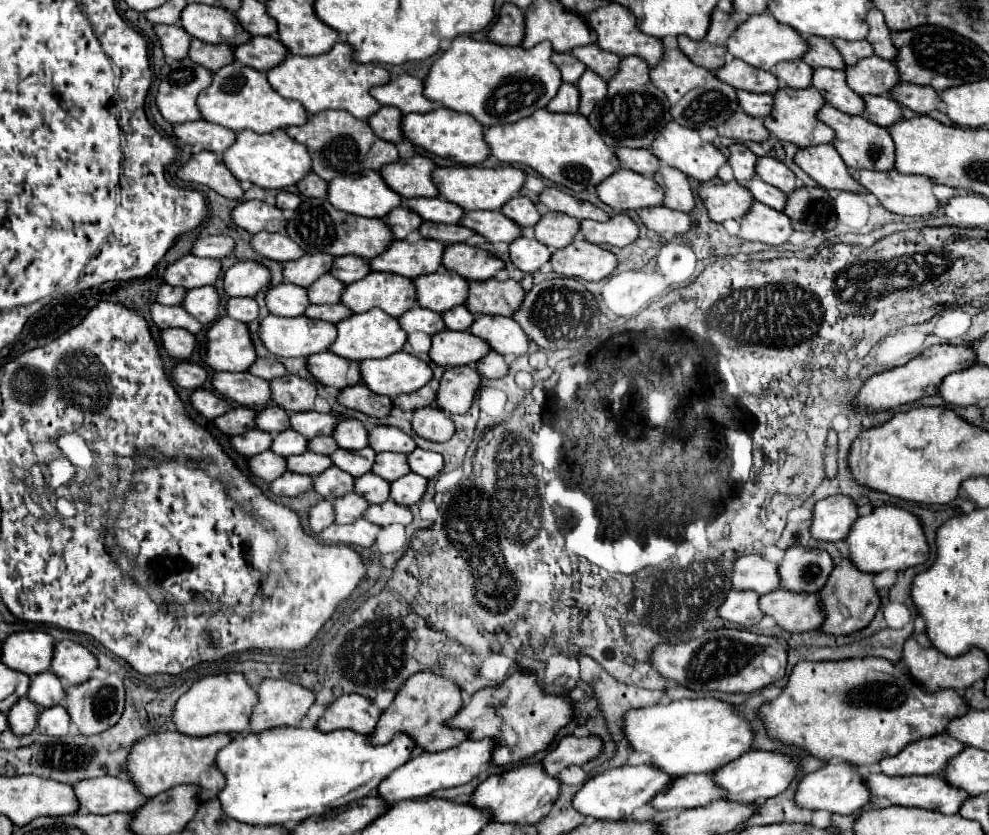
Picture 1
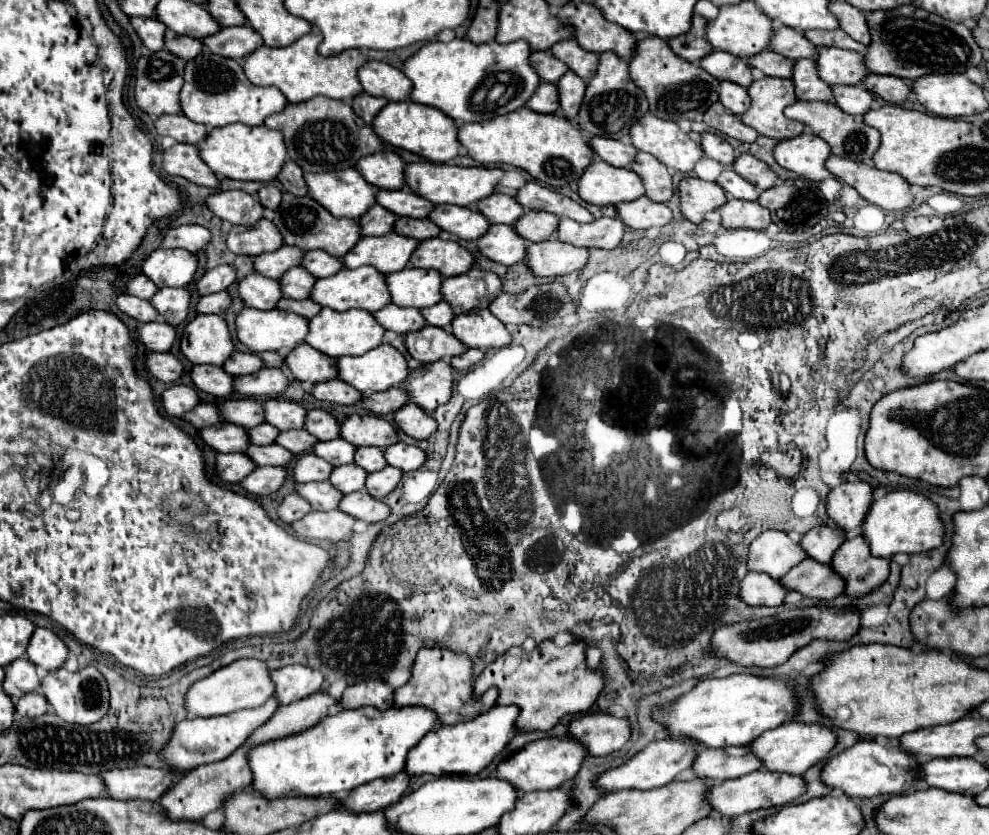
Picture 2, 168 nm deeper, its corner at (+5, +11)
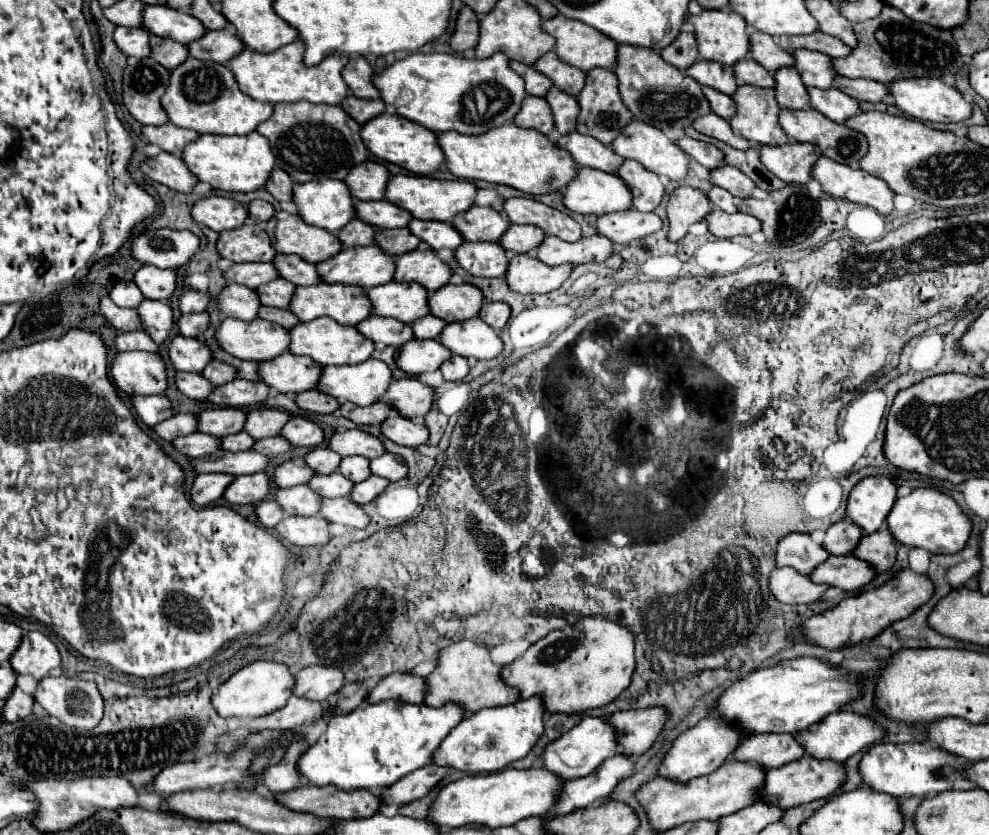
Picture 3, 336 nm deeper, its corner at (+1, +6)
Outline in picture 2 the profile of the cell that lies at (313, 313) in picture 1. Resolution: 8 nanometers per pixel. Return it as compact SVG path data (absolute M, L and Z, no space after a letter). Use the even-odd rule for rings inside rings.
M283 298L283 302L277 304L277 308L285 310L285 312L295 312L299 316L305 316L305 318L313 318L317 312L321 312L321 304L313 302L313 300L289 300L289 298Z

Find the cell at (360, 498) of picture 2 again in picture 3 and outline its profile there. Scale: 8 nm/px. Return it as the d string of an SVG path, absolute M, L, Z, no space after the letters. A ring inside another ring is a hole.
M349 497L321 499L319 515L329 523L341 523L355 529L363 529L369 523L369 515L361 509L361 505L355 505Z

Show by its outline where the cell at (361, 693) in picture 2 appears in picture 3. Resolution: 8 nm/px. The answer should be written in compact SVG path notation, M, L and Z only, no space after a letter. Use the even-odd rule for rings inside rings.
M393 673L379 681L379 685L369 693L367 703L379 703L389 699L401 699L407 703L421 703L425 699L425 679L411 673Z

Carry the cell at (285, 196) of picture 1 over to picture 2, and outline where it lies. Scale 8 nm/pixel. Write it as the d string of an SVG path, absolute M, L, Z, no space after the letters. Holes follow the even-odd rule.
M263 186L263 188L259 190L259 200L261 200L261 204L263 204L265 208L277 210L279 204L281 204L281 194L283 194L283 192L281 192L277 186Z

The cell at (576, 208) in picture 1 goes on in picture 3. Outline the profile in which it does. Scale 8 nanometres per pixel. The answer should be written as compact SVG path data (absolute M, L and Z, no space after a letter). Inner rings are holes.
M513 197L503 205L503 213L511 223L531 223L545 231L545 235L555 235L563 241L575 243L581 239L579 223L573 221L567 213L551 209L529 197Z

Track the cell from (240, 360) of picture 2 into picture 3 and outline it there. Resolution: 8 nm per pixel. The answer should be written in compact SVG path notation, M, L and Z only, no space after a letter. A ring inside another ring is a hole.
M211 361L203 371L201 375L205 375L207 381L211 381L213 385L223 385L223 383L229 383L235 379L235 369L221 363L221 361Z

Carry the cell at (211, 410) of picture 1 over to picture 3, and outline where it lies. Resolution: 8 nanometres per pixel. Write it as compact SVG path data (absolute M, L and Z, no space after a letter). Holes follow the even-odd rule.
M135 395L135 397L131 397L131 403L133 403L133 409L135 409L135 415L147 427L153 427L159 421L165 421L173 415L171 403L167 401L165 395L149 395L149 397Z

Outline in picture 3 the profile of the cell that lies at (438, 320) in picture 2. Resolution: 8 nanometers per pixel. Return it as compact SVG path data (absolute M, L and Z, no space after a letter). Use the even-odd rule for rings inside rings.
M425 315L425 317L421 317L421 321L415 321L411 325L411 329L413 329L415 339L437 339L445 325L447 325L445 321L437 319L433 315Z

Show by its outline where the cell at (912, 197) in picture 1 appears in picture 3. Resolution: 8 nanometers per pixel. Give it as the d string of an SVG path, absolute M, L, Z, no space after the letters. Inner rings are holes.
M819 157L811 169L811 177L819 181L823 193L833 199L845 199L859 205L869 205L881 215L893 211L893 191L885 181L873 177L861 169L851 169L847 165L829 161L829 157Z

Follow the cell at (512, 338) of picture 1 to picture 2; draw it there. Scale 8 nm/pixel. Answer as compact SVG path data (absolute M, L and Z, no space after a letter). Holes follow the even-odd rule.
M489 310L455 316L451 322L451 332L469 348L503 348L513 340L511 332Z

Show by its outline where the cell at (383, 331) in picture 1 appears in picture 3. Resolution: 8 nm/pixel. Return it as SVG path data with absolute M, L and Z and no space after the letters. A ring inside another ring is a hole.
M319 317L307 323L299 323L289 331L291 343L289 351L293 355L305 355L311 357L317 365L351 365L351 363L363 363L373 353L373 341L367 341L355 327L345 327L335 323L329 317Z

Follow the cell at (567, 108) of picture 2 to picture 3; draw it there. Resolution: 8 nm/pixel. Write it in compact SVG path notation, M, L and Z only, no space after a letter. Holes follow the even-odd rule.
M551 87L549 93L545 95L545 101L551 107L553 113L553 121L555 121L555 129L565 135L569 131L575 129L575 119L579 113L579 105L573 97L561 93L557 87Z

